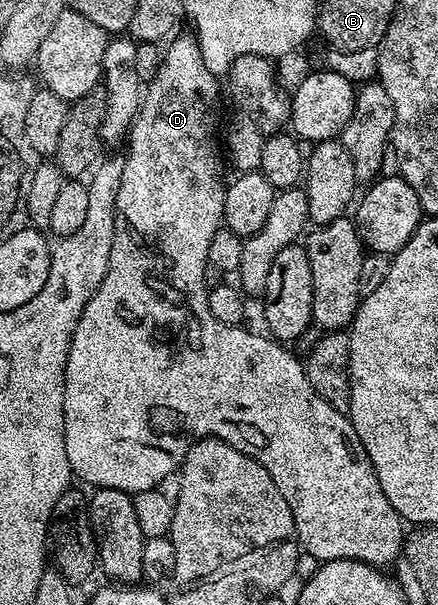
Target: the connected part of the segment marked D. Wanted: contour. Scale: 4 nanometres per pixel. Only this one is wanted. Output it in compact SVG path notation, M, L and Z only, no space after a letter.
M176 33L166 43L161 68L157 68L157 76L153 76L153 80L146 83L143 101L139 104L139 114L131 123L129 137L125 142L127 154L125 153L123 158L123 171L115 197L115 231L113 232L113 248L109 252L109 268L101 284L93 292L89 304L85 304L69 348L65 368L63 419L65 420L65 456L71 465L71 473L78 481L80 478L81 481L88 482L91 488L100 486L117 488L134 496L143 490L162 487L164 485L162 482L171 473L172 477L182 467L183 457L187 455L187 449L190 448L193 440L214 436L220 438L225 444L245 452L253 460L257 460L261 468L265 468L265 472L273 476L273 484L277 484L281 496L285 496L285 504L289 504L293 512L295 535L299 538L299 545L306 553L308 550L316 558L316 563L352 558L370 566L387 568L390 562L395 562L398 558L400 561L401 551L405 546L405 523L393 508L393 504L385 500L385 492L381 492L381 484L377 480L375 470L371 467L369 456L353 428L350 417L344 411L333 408L328 402L321 400L317 392L313 392L313 384L309 384L307 379L306 365L294 349L288 348L284 343L266 333L254 334L251 330L243 330L242 325L221 324L221 320L217 320L217 316L209 312L207 257L209 244L213 240L213 232L217 232L224 225L223 205L227 195L225 182L219 179L223 174L225 158L221 153L220 135L219 138L215 135L215 125L219 122L220 79L213 72L209 72L205 64L205 56L201 56L201 48L194 33L178 34Z

